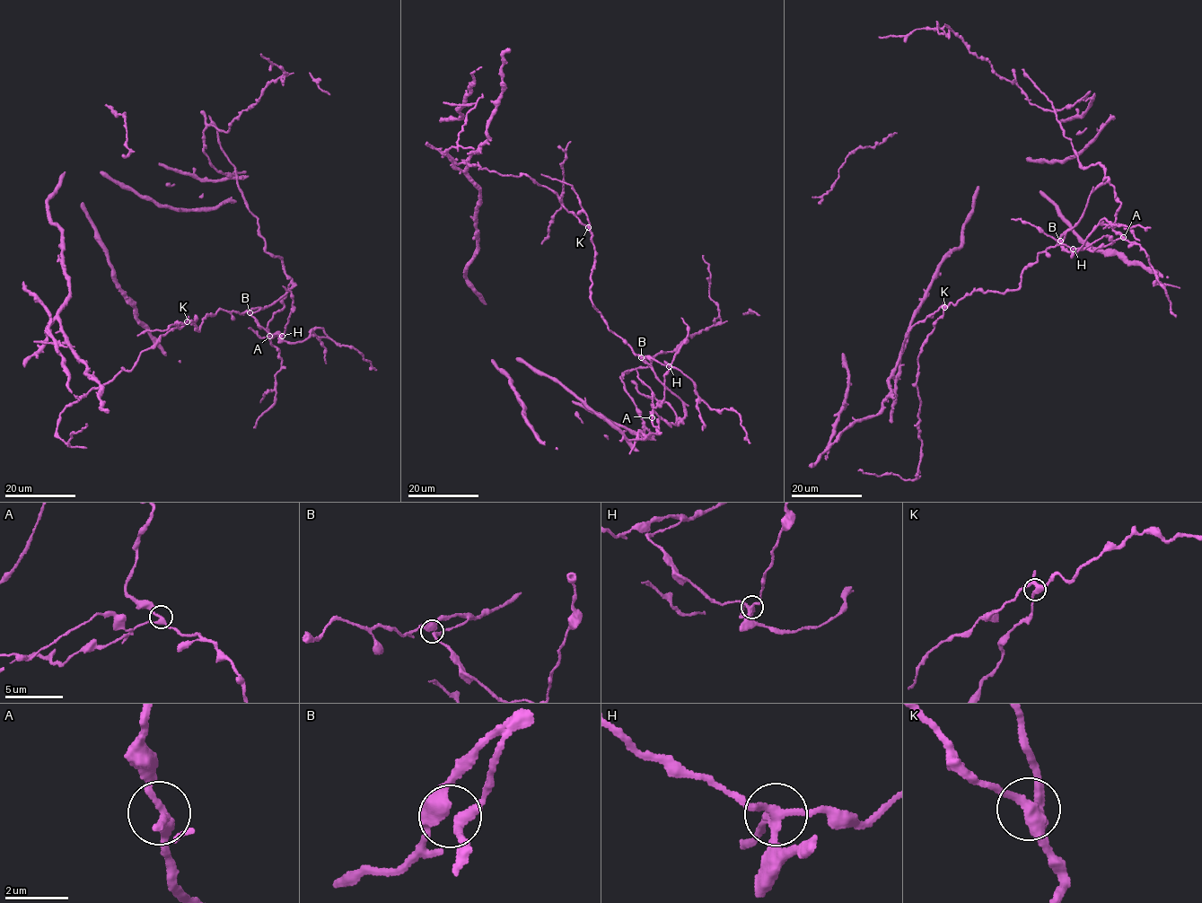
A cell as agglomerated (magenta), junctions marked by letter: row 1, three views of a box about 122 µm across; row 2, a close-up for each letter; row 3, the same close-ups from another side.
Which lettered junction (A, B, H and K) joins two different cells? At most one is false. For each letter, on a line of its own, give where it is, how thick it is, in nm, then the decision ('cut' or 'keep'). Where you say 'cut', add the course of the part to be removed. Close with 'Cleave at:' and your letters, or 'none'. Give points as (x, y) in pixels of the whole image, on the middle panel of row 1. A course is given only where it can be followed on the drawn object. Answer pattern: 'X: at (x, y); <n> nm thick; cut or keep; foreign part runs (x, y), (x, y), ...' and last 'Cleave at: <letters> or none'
A: at (652, 417); 240 nm thick; keep
B: at (641, 357); 400 nm thick; keep
H: at (669, 366); 240 nm thick; cut; foreign part runs (669, 365), (687, 336), (688, 326), (681, 318)
K: at (588, 227); 320 nm thick; keep
Cleave at: H

